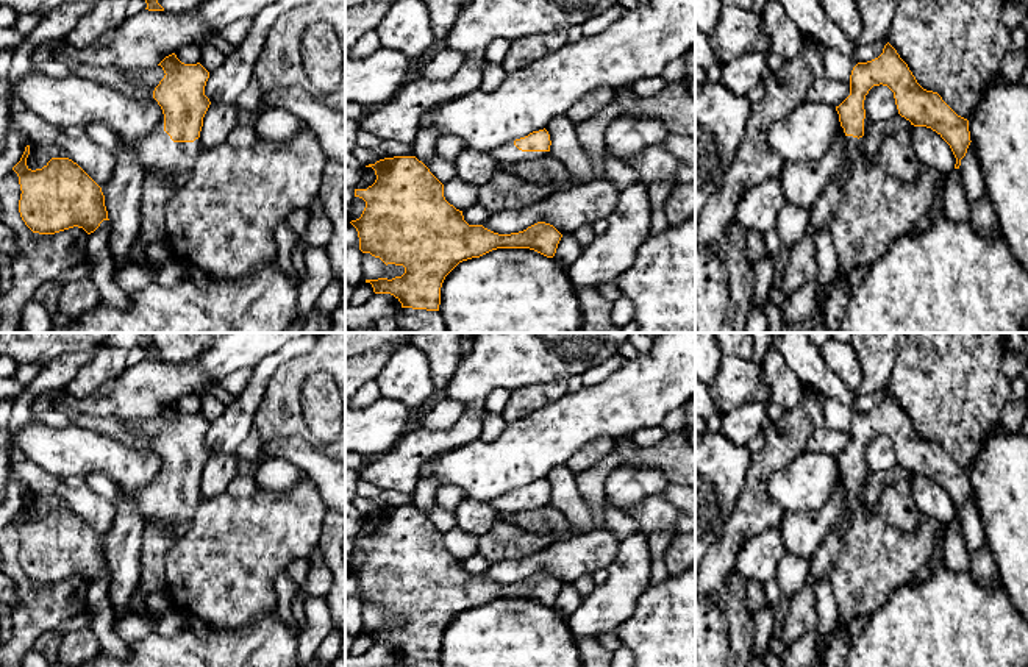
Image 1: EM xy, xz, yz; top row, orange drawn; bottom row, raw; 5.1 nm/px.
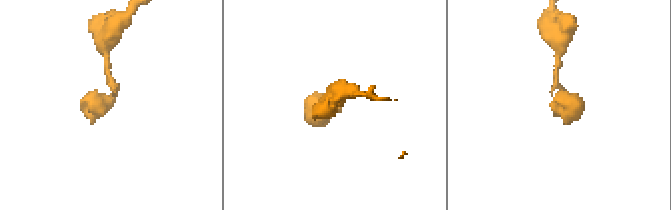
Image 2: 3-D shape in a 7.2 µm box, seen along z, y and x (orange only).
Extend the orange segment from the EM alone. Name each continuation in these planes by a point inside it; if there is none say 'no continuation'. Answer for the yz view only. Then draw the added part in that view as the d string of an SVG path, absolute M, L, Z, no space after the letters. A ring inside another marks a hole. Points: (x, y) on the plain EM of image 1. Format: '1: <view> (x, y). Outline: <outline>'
1: yz (802, 619). Outline: M866 467L864 469L864 486L859 489L853 487L853 486L845 486L845 501L844 501L842 511L837 515L837 519L833 522L830 531L826 533L826 536L823 537L823 540L820 542L814 556L809 561L809 572L808 572L806 584L791 598L789 614L783 623L783 633L780 637L780 640L783 642L786 650L800 637L811 634L819 622L816 584L819 580L831 578L833 564L839 556L841 540L845 534L848 519L856 509L864 506L862 492L866 489L869 475L870 475L870 470L869 470L869 467Z

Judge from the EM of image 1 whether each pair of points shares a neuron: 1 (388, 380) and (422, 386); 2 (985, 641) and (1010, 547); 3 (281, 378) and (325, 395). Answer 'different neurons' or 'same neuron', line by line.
1: same neuron
2: different neurons
3: different neurons

